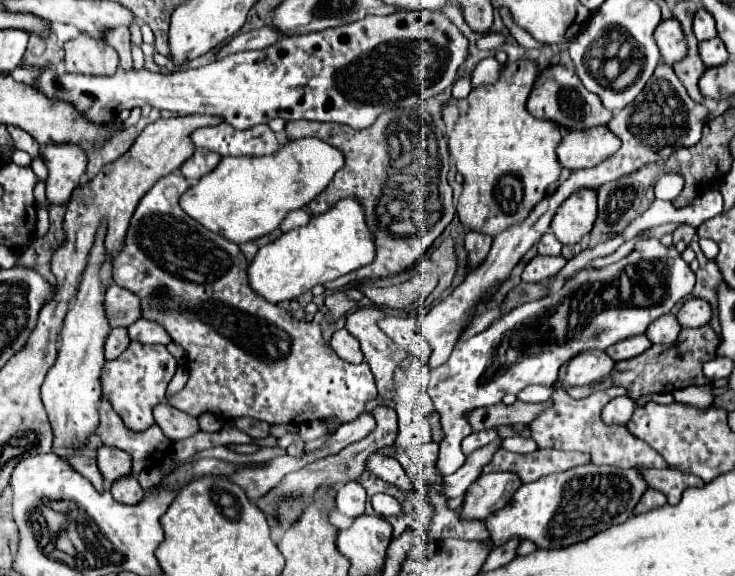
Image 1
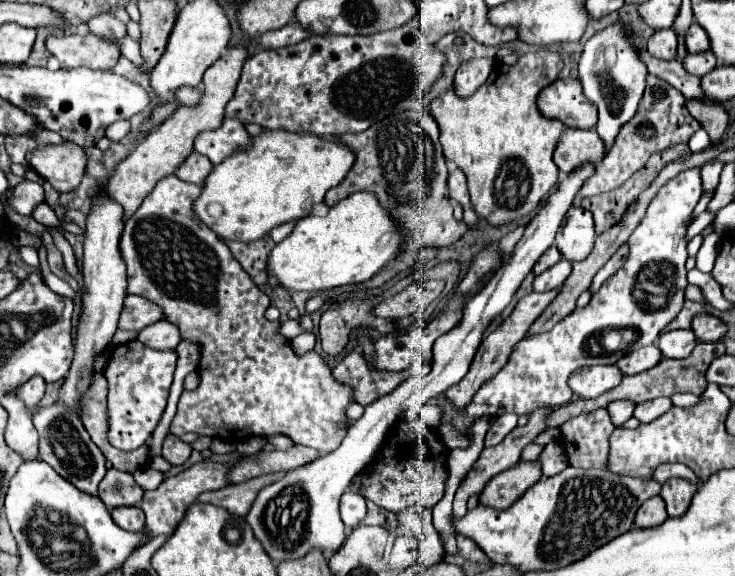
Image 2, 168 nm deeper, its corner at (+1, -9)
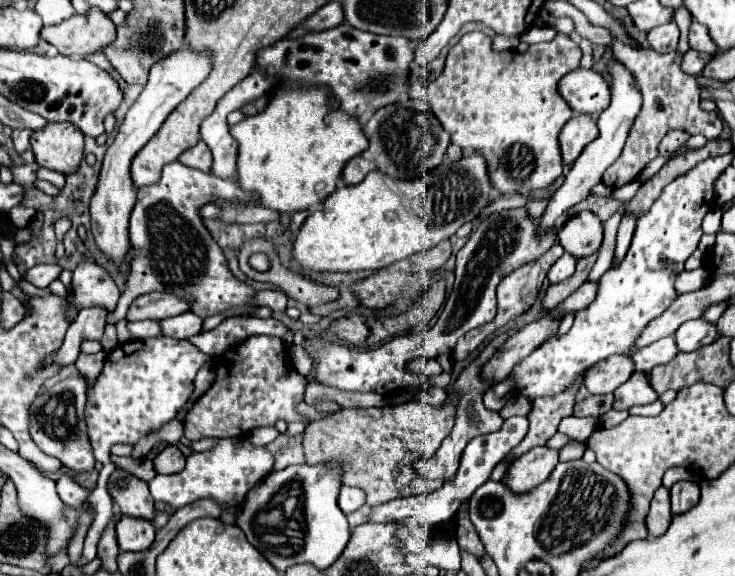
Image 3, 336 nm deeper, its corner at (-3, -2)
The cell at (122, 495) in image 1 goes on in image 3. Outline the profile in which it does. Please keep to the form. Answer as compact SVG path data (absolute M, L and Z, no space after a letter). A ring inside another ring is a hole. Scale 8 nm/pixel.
M121 517L117 523L117 541L121 551L145 551L155 541L155 527L149 521Z

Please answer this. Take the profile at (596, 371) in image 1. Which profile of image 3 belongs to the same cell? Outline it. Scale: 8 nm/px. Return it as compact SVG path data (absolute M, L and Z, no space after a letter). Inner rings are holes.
M625 355L607 357L605 361L599 361L593 369L587 369L587 373L585 373L585 387L593 395L613 393L633 373L635 373L635 363L633 363L631 357L625 357Z

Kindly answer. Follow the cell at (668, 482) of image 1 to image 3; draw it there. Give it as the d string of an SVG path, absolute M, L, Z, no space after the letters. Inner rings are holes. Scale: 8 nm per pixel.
M679 481L671 487L671 513L679 515L699 503L699 487L693 481Z

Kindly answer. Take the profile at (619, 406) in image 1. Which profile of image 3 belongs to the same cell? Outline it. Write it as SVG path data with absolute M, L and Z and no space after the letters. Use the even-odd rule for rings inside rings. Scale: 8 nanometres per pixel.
M635 371L633 377L625 385L621 385L621 389L617 389L613 409L629 409L633 405L647 405L647 403L653 403L657 397L659 395L649 383L649 375Z

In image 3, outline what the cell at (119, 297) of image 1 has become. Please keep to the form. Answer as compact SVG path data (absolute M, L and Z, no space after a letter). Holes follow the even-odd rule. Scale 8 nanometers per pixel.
M147 293L133 301L127 311L127 321L143 321L143 319L169 319L181 313L191 311L191 303L185 297L177 297L173 293Z

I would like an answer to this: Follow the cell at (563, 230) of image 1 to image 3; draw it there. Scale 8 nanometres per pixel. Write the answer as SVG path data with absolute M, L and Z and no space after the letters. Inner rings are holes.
M581 211L559 229L557 241L567 253L577 259L593 255L603 243L603 223L597 221L593 213Z

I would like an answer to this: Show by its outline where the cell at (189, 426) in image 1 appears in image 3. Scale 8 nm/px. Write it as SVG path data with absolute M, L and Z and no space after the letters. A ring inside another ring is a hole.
M177 445L163 449L153 459L153 469L157 475L173 475L173 473L179 473L183 467L185 467L185 455L179 451Z

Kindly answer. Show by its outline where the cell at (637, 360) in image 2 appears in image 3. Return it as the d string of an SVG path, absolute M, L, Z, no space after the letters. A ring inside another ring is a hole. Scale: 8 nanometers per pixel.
M665 337L661 341L647 345L645 349L637 351L633 355L633 361L635 361L637 371L649 373L653 367L669 363L677 353L679 353L679 349L677 349L677 343L675 343L675 337Z

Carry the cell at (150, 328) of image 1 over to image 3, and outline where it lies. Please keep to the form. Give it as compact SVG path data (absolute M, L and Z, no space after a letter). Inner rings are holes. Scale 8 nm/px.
M185 313L185 315L177 315L173 319L163 319L161 321L163 333L175 339L187 339L191 335L201 333L203 327L203 319L197 317L195 313Z

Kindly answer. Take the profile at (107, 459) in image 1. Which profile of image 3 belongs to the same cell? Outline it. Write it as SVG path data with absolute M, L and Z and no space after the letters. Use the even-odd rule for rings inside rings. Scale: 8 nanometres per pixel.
M115 469L115 473L109 479L109 493L117 507L121 509L121 515L153 521L155 517L153 497L149 493L147 483L143 483L141 479L121 469Z

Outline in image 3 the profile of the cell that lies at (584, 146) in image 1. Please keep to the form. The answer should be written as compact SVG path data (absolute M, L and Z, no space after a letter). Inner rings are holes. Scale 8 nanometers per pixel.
M573 115L571 121L559 133L559 145L563 153L563 163L573 165L573 161L581 155L587 143L599 137L597 121L591 115Z

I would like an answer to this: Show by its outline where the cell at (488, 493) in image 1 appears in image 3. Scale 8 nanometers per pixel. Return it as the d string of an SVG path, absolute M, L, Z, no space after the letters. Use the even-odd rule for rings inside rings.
M533 447L531 451L513 461L513 465L503 477L503 483L515 493L525 493L541 485L541 481L545 481L551 475L555 465L559 463L557 457L559 457L557 449Z

